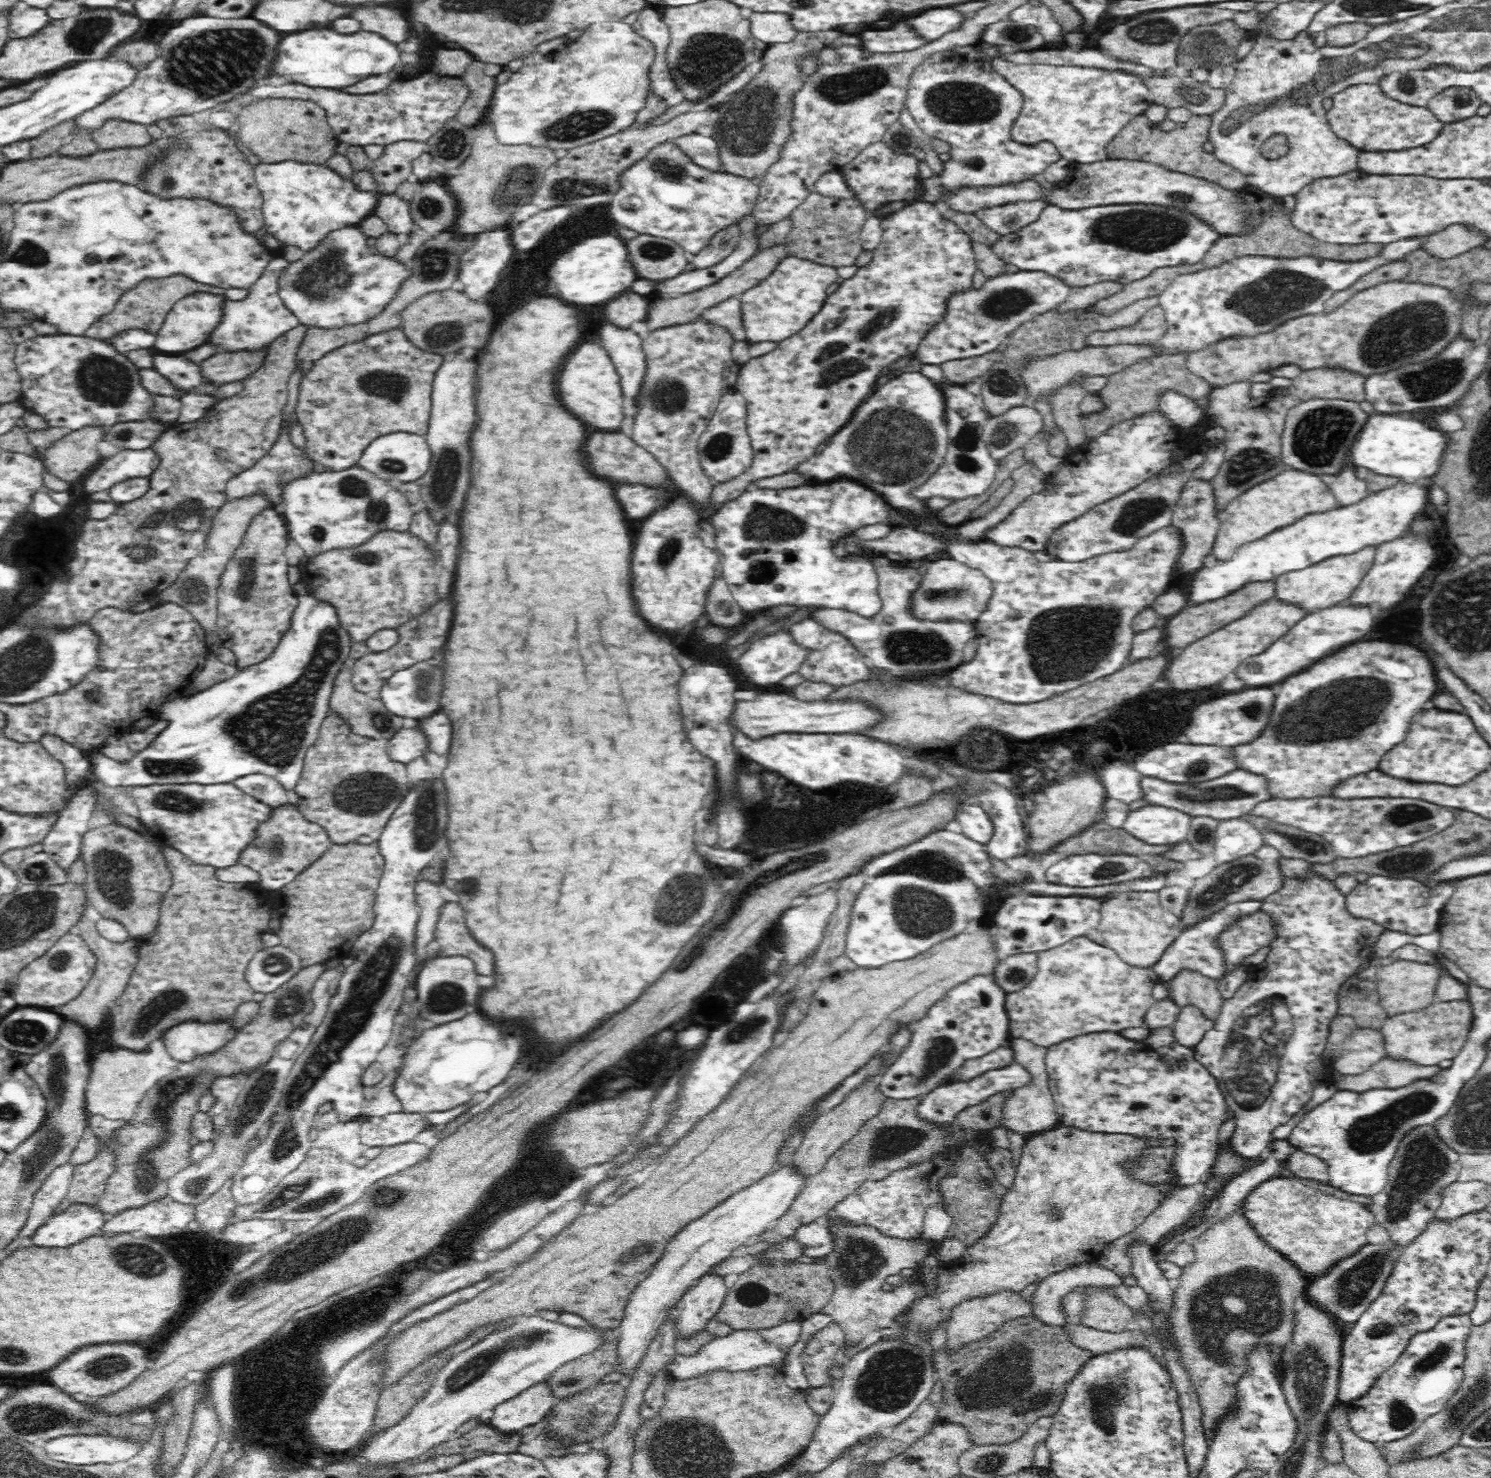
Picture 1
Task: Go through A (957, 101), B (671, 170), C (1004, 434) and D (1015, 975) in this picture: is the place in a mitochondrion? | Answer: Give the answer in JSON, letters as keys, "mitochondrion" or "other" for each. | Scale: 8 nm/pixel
{"A":"mitochondrion","B":"mitochondrion","C":"mitochondrion","D":"mitochondrion"}

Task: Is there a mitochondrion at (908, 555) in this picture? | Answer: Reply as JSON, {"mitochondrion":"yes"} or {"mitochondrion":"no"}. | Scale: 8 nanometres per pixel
{"mitochondrion":"no"}

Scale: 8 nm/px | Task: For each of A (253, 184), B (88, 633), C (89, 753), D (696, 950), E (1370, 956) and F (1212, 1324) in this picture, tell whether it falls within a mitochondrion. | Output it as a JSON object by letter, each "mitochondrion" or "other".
{"A":"other","B":"other","C":"other","D":"mitochondrion","E":"other","F":"mitochondrion"}

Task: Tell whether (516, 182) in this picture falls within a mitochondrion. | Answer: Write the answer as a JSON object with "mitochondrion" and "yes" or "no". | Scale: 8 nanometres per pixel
{"mitochondrion":"yes"}

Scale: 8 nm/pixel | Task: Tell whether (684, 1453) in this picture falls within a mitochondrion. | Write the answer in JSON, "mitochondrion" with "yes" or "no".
{"mitochondrion":"yes"}

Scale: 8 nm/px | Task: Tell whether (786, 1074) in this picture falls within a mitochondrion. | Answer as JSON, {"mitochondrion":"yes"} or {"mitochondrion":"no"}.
{"mitochondrion":"no"}

